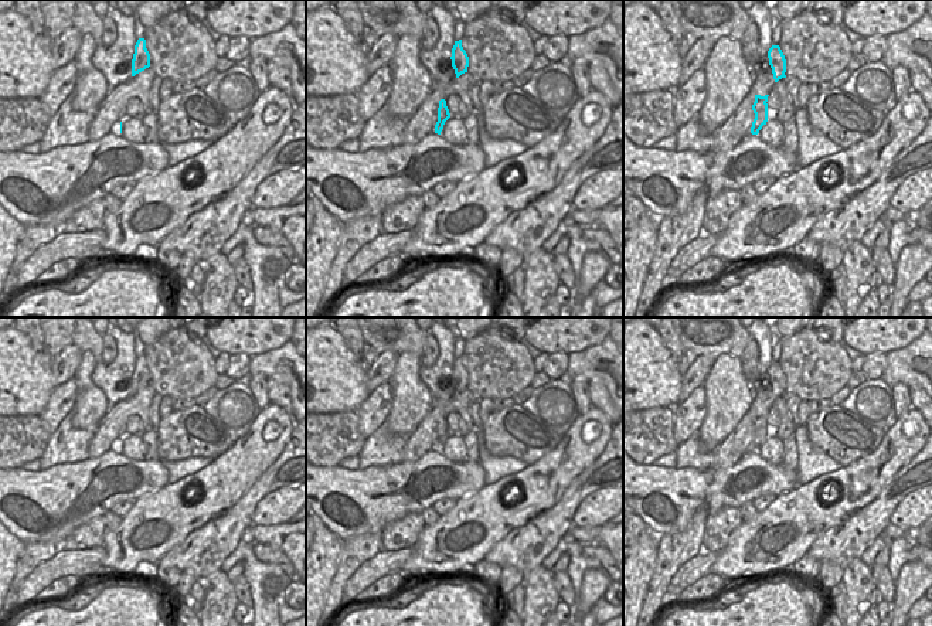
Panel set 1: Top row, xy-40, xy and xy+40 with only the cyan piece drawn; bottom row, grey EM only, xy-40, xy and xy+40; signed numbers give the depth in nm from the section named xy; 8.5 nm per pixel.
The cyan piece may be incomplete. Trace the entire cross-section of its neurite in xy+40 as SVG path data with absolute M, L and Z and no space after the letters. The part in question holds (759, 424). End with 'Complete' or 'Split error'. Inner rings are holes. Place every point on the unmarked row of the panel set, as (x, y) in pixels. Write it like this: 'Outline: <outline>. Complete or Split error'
Outline: M755 412L755 419L752 422L752 428L755 431L755 436L752 439L751 450L758 452L763 442L768 439L768 414Z. Complete

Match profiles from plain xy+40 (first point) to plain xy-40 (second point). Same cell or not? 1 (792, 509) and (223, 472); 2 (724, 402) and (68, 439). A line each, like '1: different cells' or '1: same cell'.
1: same cell
2: different cells

